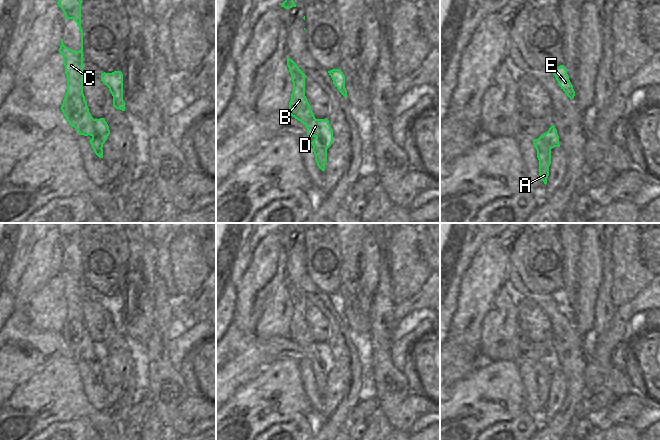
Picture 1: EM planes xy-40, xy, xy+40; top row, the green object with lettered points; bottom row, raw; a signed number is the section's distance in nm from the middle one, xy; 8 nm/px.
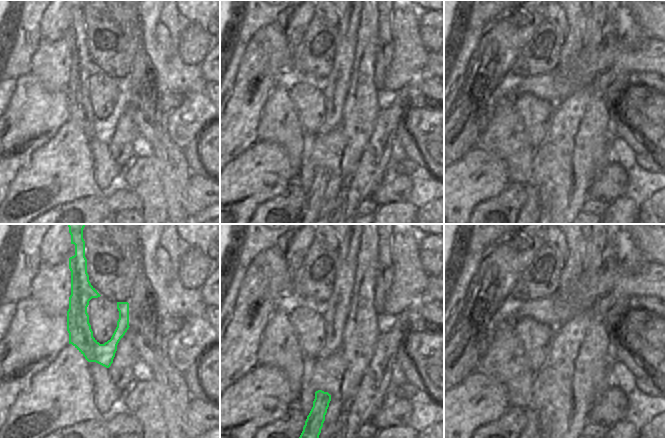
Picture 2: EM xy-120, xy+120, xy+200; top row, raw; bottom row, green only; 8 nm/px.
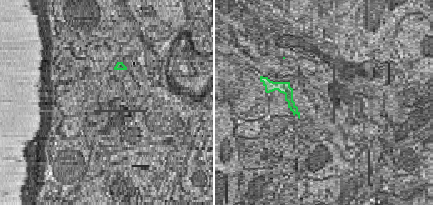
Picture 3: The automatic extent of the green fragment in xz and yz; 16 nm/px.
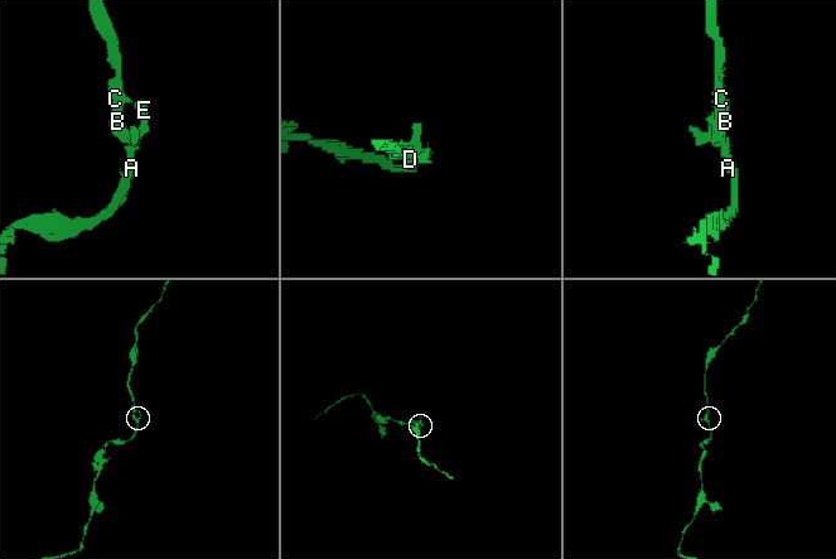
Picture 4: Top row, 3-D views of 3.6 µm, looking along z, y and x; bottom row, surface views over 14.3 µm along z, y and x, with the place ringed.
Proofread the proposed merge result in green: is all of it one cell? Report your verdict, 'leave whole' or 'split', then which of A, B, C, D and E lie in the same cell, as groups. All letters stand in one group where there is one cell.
leave whole; A B C D E

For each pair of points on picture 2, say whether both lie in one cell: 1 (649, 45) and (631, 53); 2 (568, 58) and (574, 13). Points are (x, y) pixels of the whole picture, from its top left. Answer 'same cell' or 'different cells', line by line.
1: same cell
2: same cell

